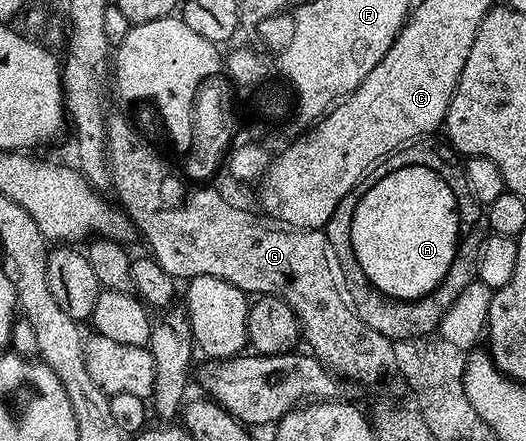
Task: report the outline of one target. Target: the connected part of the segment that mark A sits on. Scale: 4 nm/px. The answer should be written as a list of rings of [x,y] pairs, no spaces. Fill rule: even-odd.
[[[411,166],[399,168],[375,183],[355,208],[351,224],[351,240],[355,256],[368,276],[371,285],[390,300],[415,301],[427,296],[447,276],[457,252],[463,231],[457,215],[457,196],[438,171],[429,167]]]

